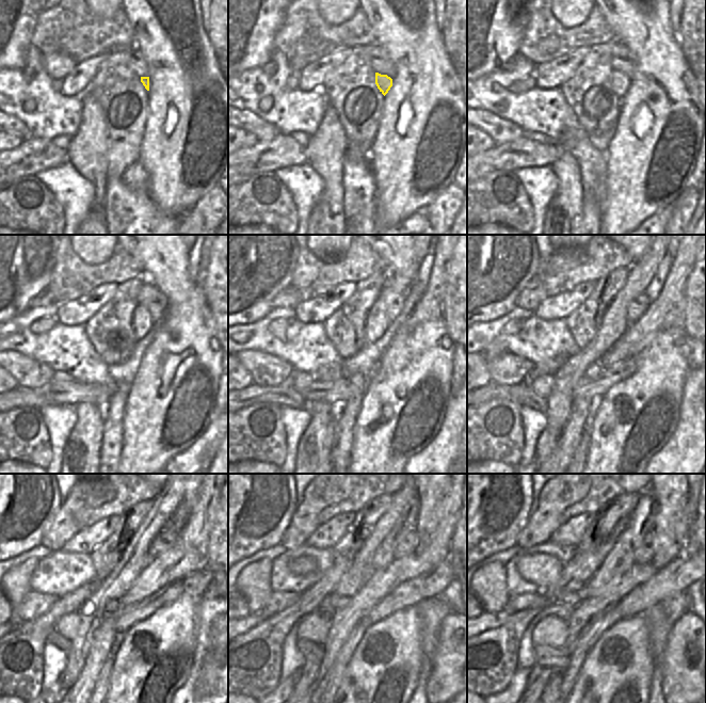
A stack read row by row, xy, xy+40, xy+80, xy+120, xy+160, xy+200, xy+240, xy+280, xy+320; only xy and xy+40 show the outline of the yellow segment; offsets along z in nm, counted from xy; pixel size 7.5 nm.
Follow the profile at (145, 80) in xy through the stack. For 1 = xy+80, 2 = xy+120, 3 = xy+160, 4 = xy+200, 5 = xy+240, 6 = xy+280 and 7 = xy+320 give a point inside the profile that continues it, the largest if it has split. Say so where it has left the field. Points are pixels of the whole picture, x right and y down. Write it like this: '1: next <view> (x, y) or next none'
1: next xy+80 (621, 82)
2: next xy+120 (142, 322)
3: next xy+160 (378, 321)
4: next xy+200 (614, 322)
5: next xy+240 (135, 556)
6: next xy+280 (358, 572)
7: next xy+320 (534, 690)

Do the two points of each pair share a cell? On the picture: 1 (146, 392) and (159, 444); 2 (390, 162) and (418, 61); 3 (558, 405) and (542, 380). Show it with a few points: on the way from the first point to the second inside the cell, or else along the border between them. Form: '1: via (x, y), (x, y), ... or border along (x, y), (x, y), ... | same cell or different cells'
1: via (159, 404), (159, 431) | same cell
2: via (416, 137), (418, 134), (418, 86) | same cell
3: border along (555, 376), (555, 388), (546, 399) | different cells

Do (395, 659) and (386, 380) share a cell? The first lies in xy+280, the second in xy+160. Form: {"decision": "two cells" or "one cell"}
{"decision": "one cell"}

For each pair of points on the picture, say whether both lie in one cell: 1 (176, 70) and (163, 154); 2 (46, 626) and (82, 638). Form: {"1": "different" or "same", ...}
{"1": "same", "2": "different"}

